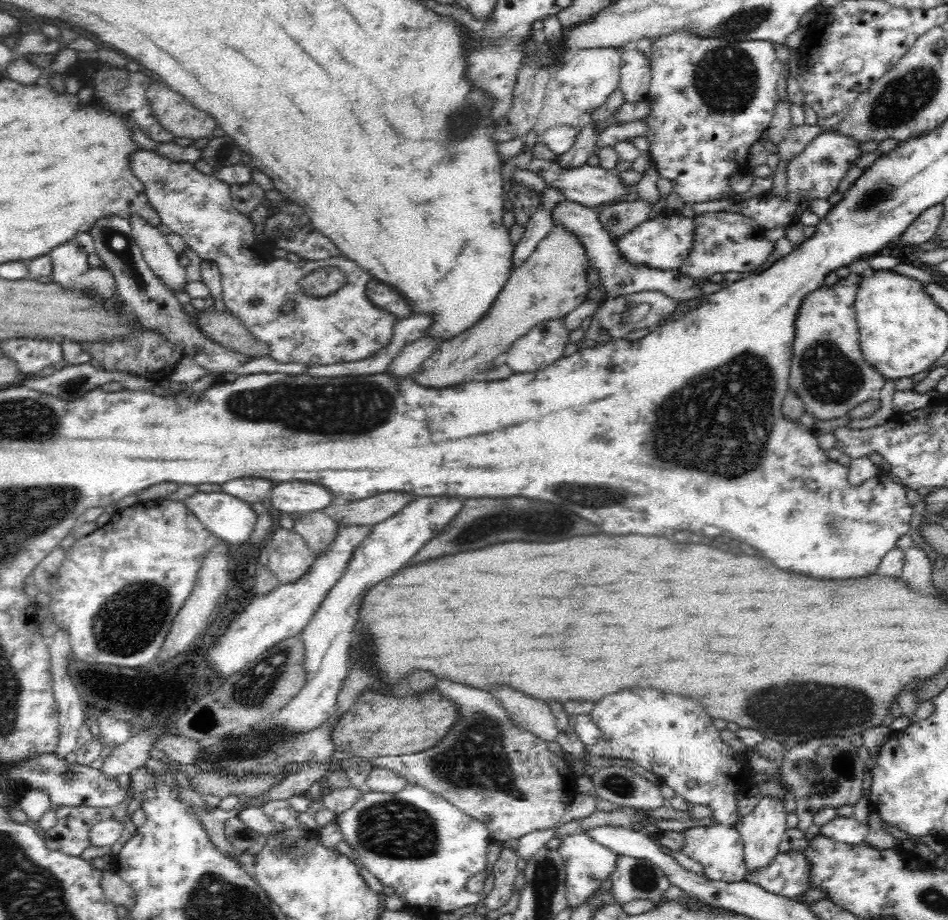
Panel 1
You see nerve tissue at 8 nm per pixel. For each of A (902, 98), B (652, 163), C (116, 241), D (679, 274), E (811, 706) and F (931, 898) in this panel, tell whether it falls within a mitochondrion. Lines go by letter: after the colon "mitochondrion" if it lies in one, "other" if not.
A: mitochondrion
B: other
C: mitochondrion
D: other
E: mitochondrion
F: mitochondrion

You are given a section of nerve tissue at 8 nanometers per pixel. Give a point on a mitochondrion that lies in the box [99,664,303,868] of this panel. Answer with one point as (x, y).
(242, 835)

